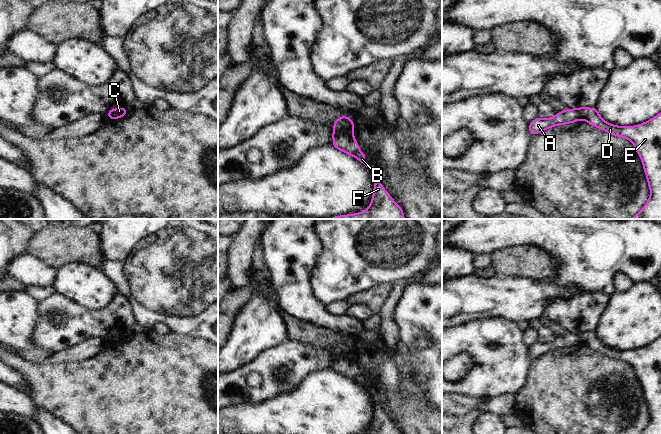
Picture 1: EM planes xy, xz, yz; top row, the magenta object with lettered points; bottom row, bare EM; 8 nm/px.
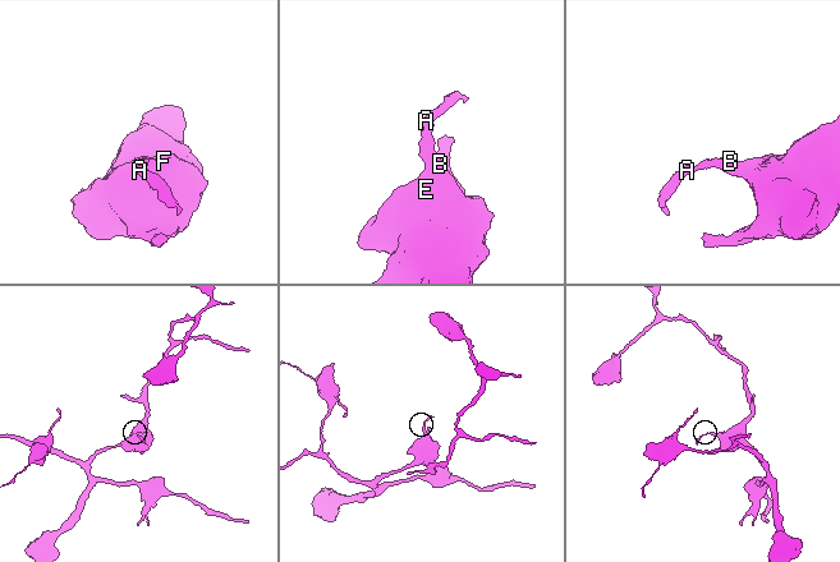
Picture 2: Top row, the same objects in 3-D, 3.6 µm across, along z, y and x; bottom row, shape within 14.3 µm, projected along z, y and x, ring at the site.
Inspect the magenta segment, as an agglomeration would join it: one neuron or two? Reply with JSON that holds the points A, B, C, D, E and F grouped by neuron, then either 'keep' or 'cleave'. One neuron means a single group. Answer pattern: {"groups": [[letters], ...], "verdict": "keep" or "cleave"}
{"groups": [["A"], ["B", "C", "D", "E", "F"]], "verdict": "cleave"}

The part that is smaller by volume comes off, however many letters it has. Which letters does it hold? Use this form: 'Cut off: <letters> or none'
Cut off: A.

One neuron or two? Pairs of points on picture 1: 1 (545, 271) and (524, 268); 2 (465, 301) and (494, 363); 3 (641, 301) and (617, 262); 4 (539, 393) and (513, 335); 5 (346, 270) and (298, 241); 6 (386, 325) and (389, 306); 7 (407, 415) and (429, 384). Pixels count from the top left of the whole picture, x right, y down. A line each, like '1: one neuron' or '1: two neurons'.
1: one neuron
2: two neurons
3: two neurons
4: two neurons
5: two neurons
6: one neuron
7: two neurons

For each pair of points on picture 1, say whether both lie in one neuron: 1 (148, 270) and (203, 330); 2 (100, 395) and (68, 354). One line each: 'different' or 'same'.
1: same
2: different

